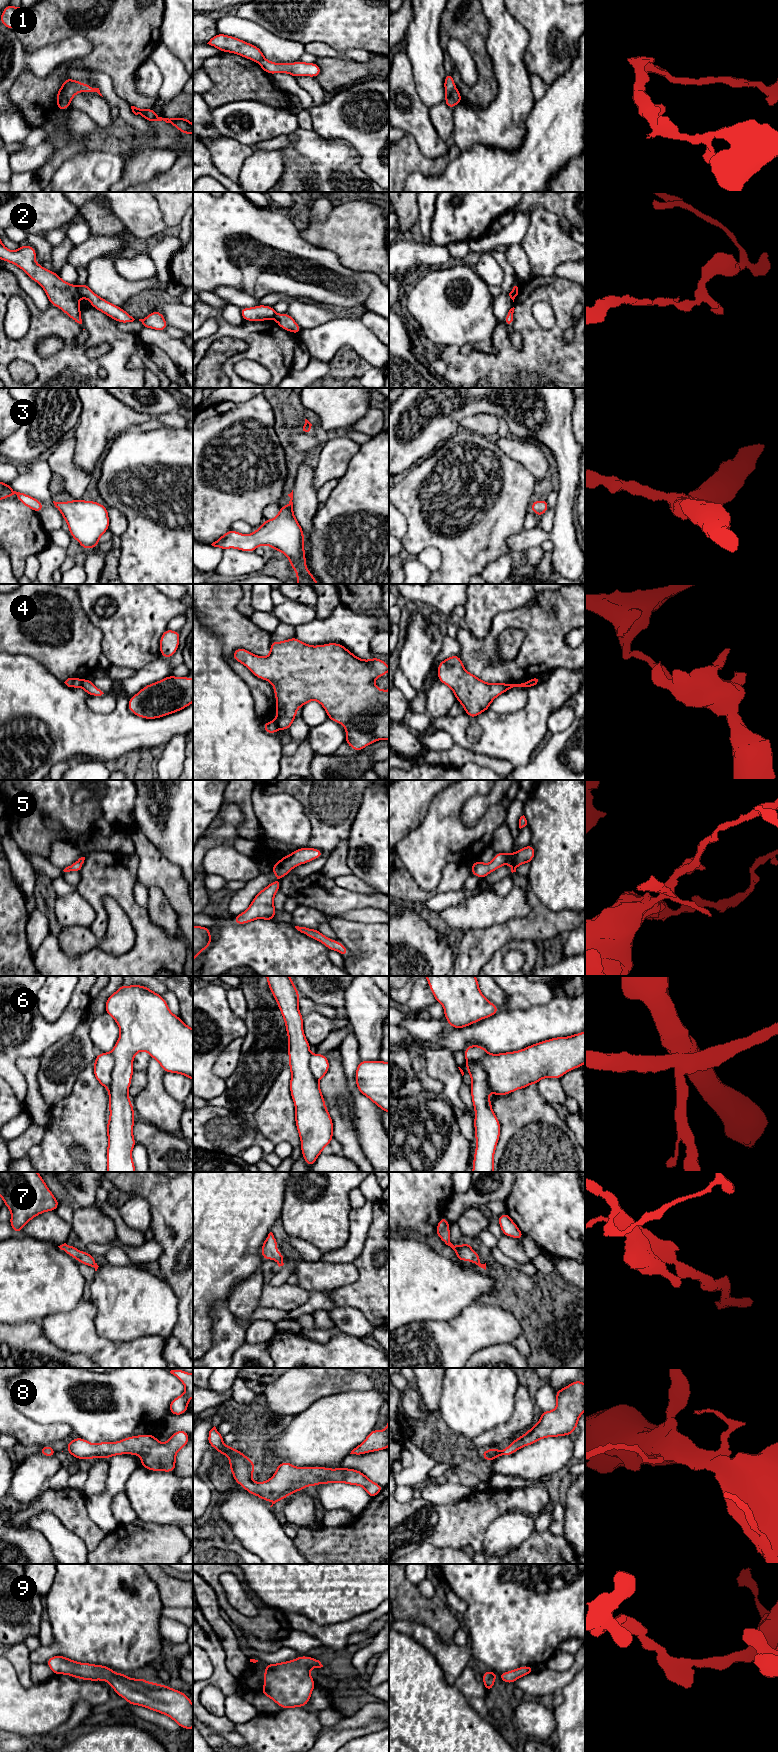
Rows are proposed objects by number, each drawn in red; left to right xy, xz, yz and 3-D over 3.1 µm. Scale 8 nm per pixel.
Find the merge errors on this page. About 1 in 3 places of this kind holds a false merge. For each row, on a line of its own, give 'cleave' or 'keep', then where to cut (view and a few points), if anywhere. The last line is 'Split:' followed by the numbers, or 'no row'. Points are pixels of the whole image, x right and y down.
1: cleave | xy (73, 80), (65, 91), (65, 98), (69, 103)
2: cleave | xy (77, 286), (81, 296)
3: keep | no cut
4: cleave | xy (83, 680), (80, 686)
5: keep | no cut
6: cleave | yz (488, 1053), (480, 1064), (490, 1090)
7: keep | no cut
8: keep | no cut
9: keep | no cut
Split: 1, 2, 4, 6

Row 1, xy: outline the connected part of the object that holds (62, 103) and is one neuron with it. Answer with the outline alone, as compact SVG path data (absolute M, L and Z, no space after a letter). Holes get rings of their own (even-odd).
M71 78L65 79L61 88L59 89L58 93L56 94L57 110L64 110L64 109L71 107L70 103L67 101L67 99L65 97L65 91L71 85L72 81L73 80Z

